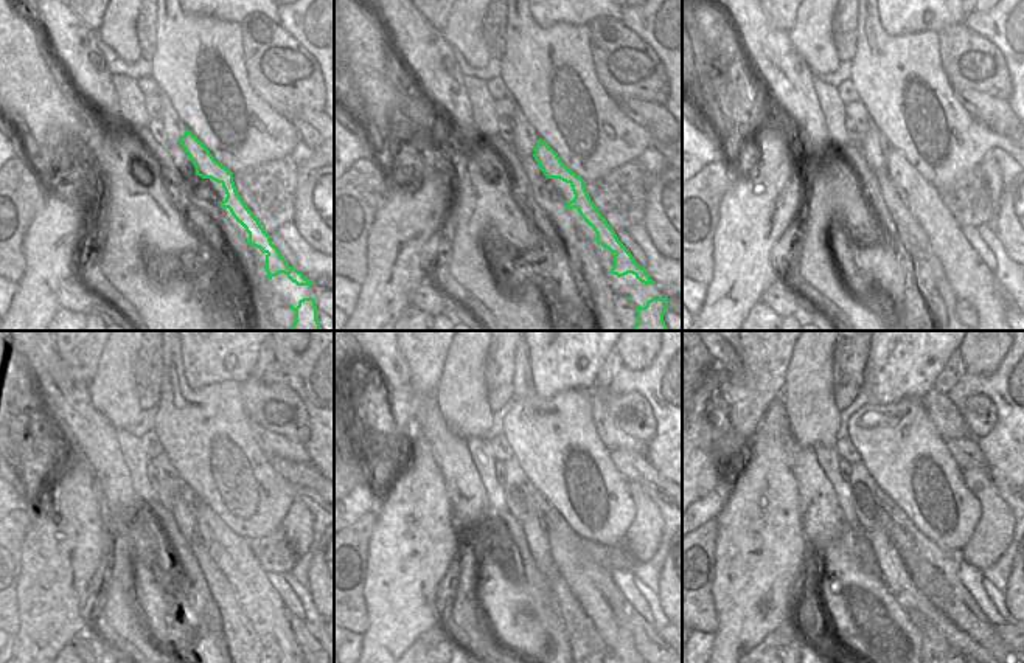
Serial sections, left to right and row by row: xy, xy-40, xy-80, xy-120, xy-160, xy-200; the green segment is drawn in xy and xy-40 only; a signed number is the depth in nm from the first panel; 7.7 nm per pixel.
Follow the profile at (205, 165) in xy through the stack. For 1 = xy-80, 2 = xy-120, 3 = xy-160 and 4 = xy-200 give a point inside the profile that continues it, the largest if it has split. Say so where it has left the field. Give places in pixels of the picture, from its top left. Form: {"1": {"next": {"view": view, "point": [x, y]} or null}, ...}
{"1": {"next": {"view": "xy-80", "point": [898, 166]}}, "2": {"next": {"view": "xy-120", "point": [236, 548]}}, "3": {"next": {"view": "xy-160", "point": [619, 615]}}, "4": {"next": {"view": "xy-200", "point": [981, 632]}}}

